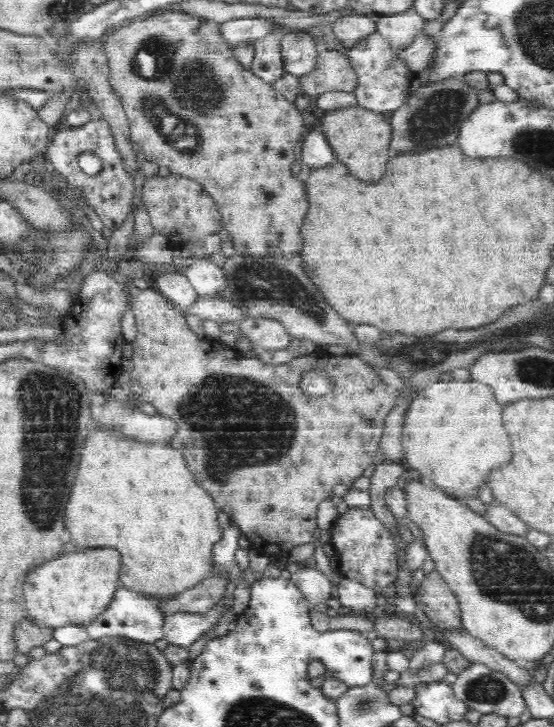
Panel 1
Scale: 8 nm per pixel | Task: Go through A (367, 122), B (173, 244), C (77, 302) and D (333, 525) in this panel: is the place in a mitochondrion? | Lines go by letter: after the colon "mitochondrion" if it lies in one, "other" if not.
A: other
B: other
C: other
D: other

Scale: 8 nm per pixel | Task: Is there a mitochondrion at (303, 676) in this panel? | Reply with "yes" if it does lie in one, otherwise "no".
no

